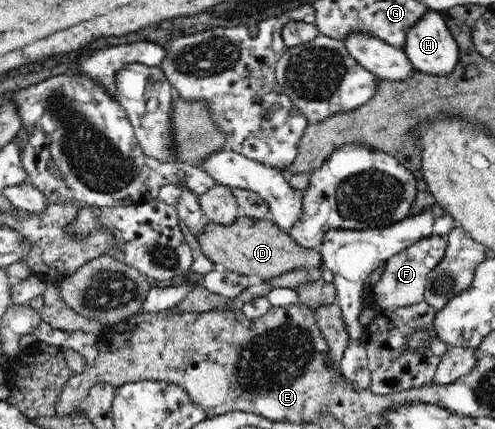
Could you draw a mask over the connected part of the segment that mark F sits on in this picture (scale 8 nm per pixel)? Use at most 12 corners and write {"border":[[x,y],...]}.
{"border":[[428,236],[387,259],[370,290],[379,309],[424,300],[447,241]]}

